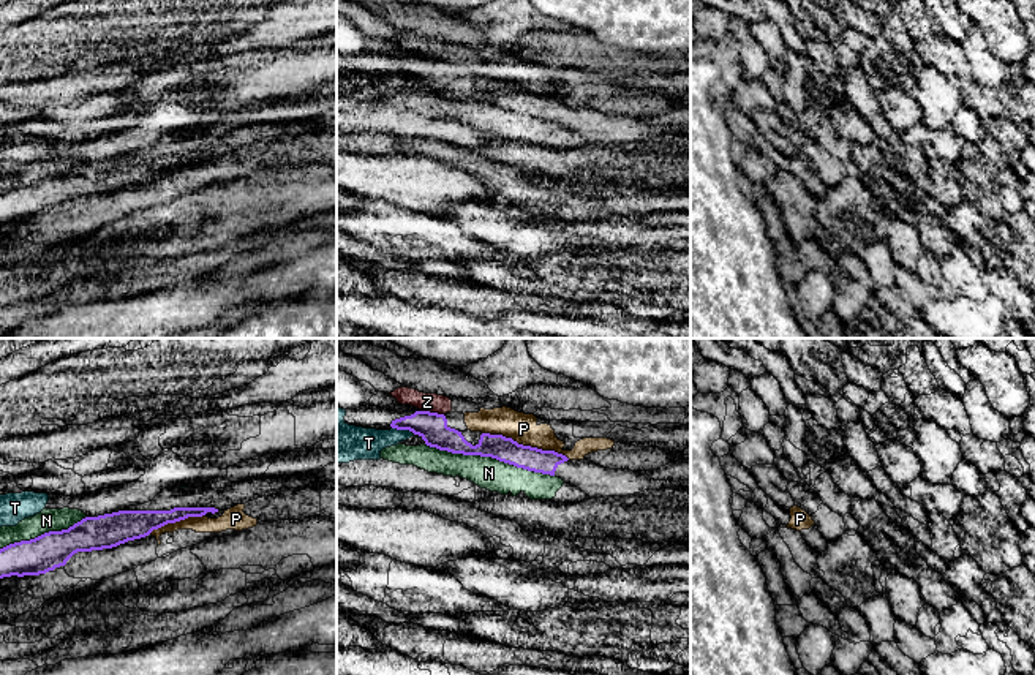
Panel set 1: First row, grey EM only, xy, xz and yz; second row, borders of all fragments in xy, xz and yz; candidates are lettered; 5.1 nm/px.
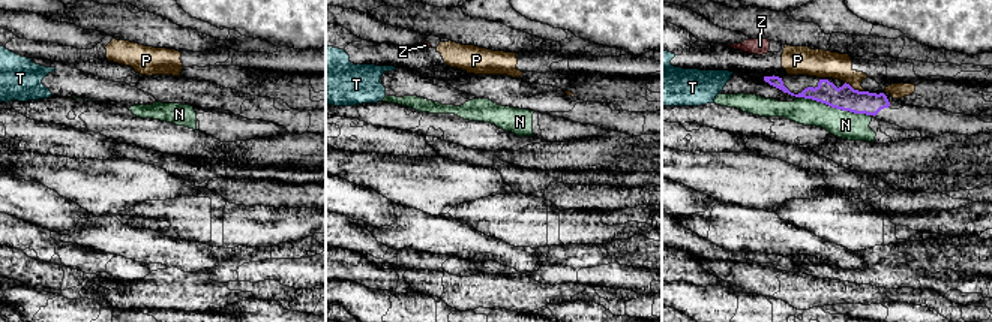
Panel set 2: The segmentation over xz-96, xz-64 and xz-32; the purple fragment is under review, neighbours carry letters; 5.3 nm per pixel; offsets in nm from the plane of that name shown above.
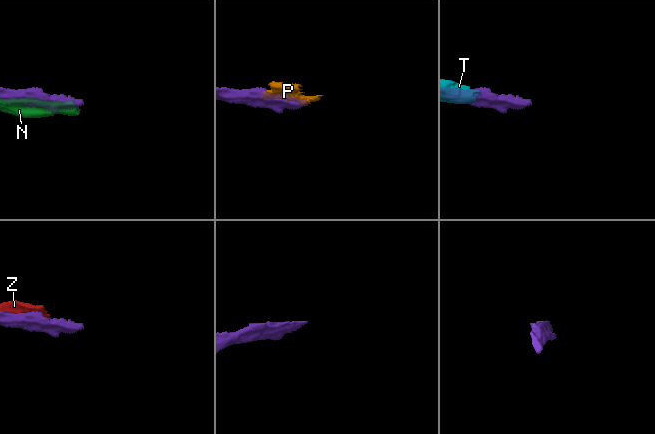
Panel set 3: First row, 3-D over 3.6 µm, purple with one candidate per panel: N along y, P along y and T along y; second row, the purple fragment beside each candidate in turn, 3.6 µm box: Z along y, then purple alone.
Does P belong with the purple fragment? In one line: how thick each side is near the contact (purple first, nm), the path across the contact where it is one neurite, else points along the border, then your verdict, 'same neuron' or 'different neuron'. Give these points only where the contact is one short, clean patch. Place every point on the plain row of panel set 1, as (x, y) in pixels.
calibres 130 and 150 nm; different neuron

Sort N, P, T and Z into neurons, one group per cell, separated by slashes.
N / P Z / T

